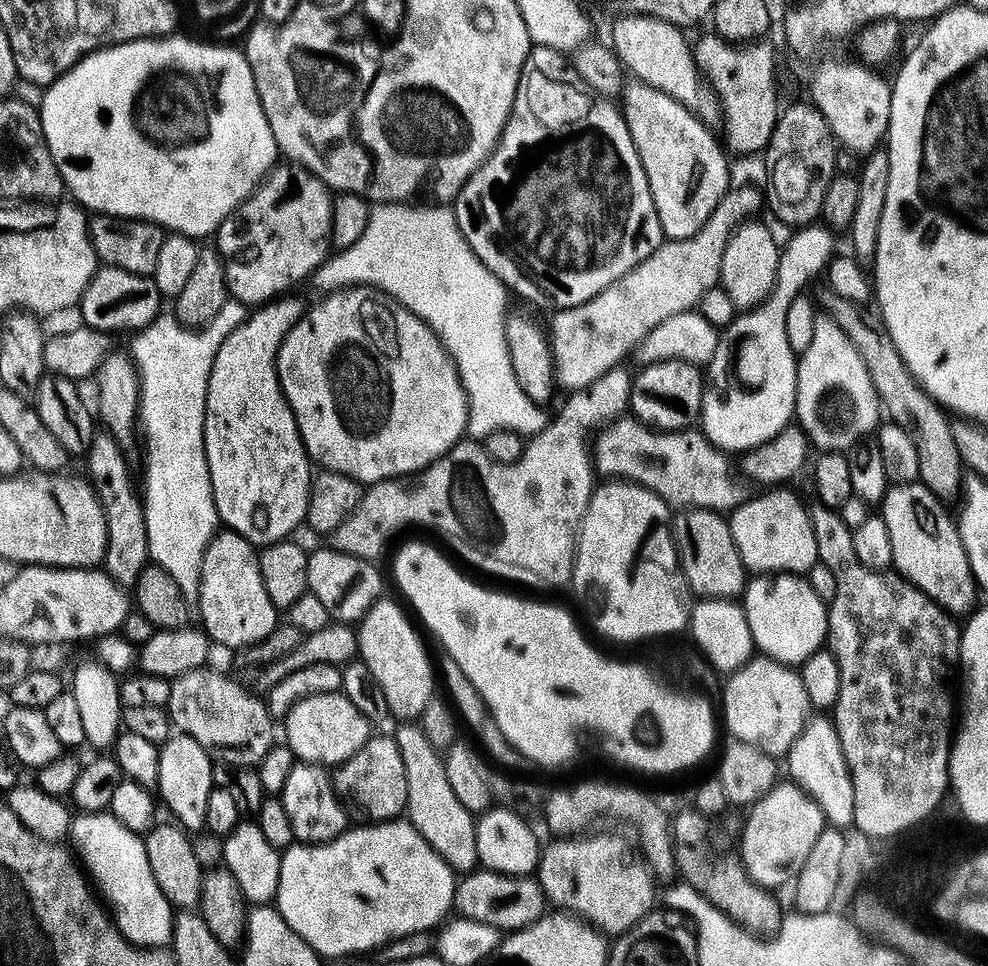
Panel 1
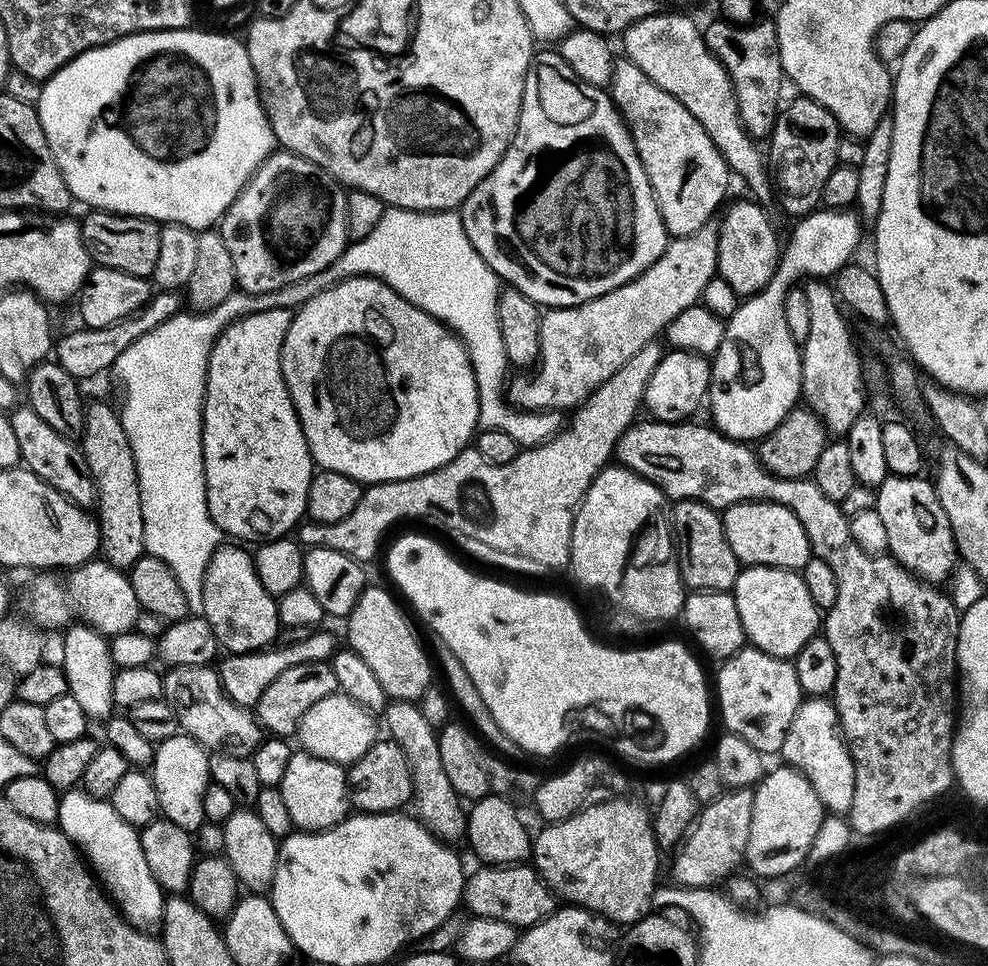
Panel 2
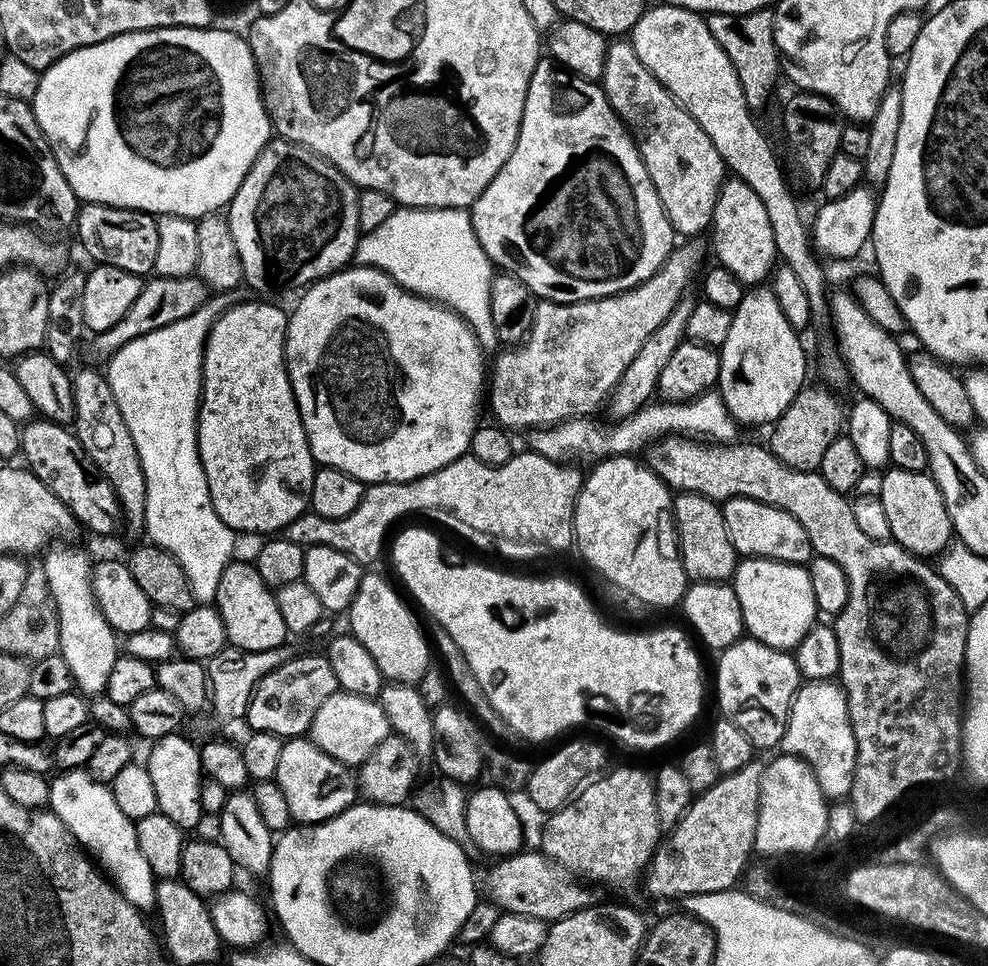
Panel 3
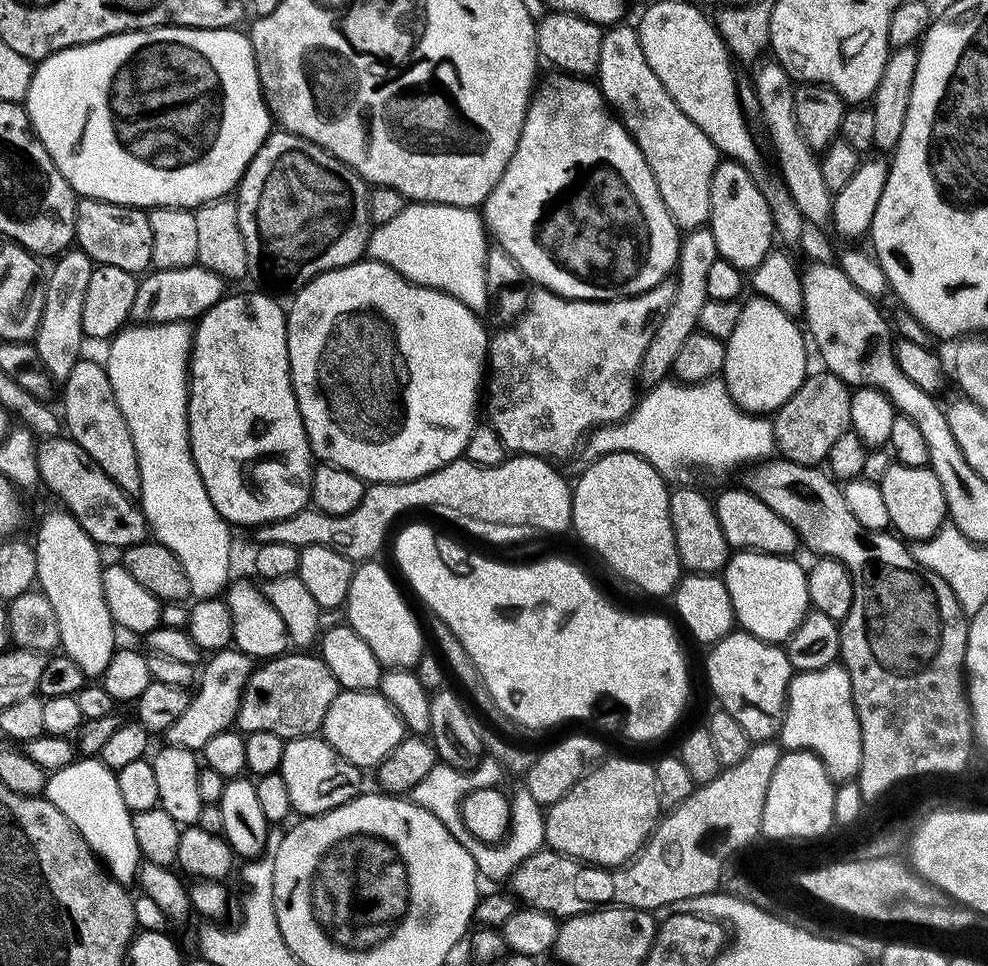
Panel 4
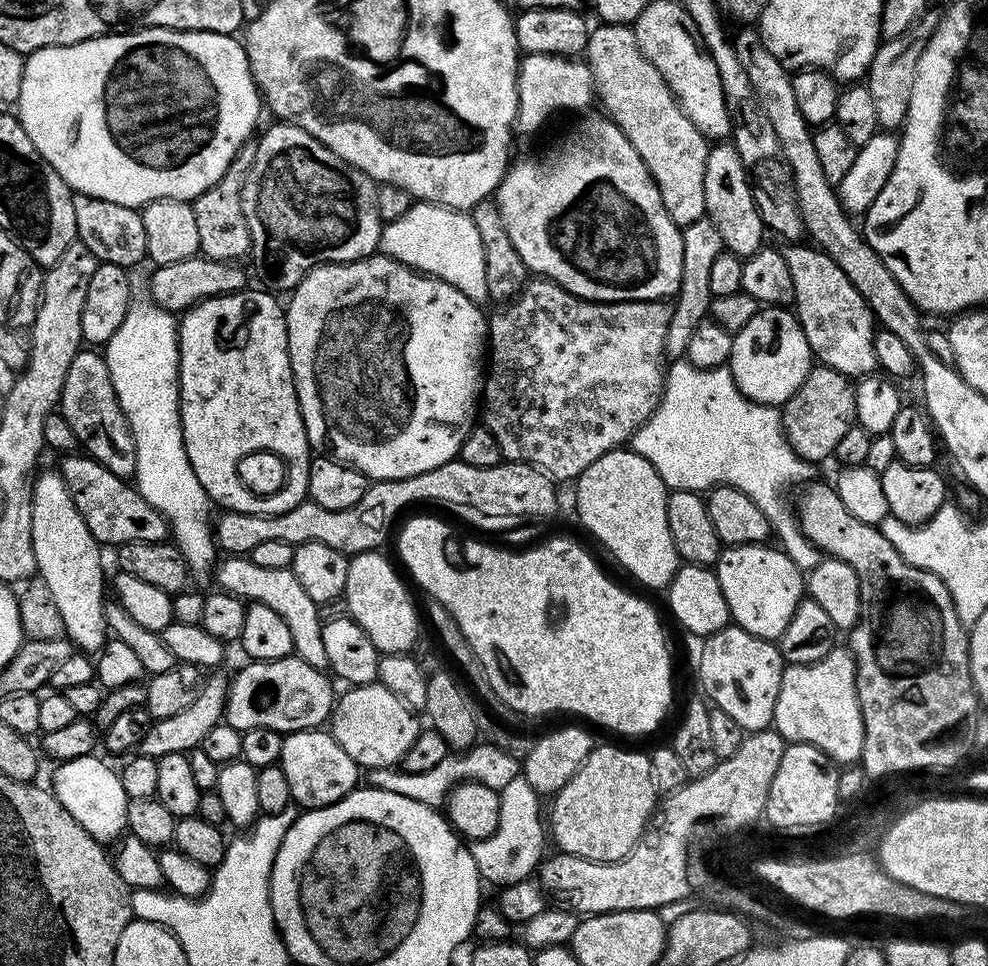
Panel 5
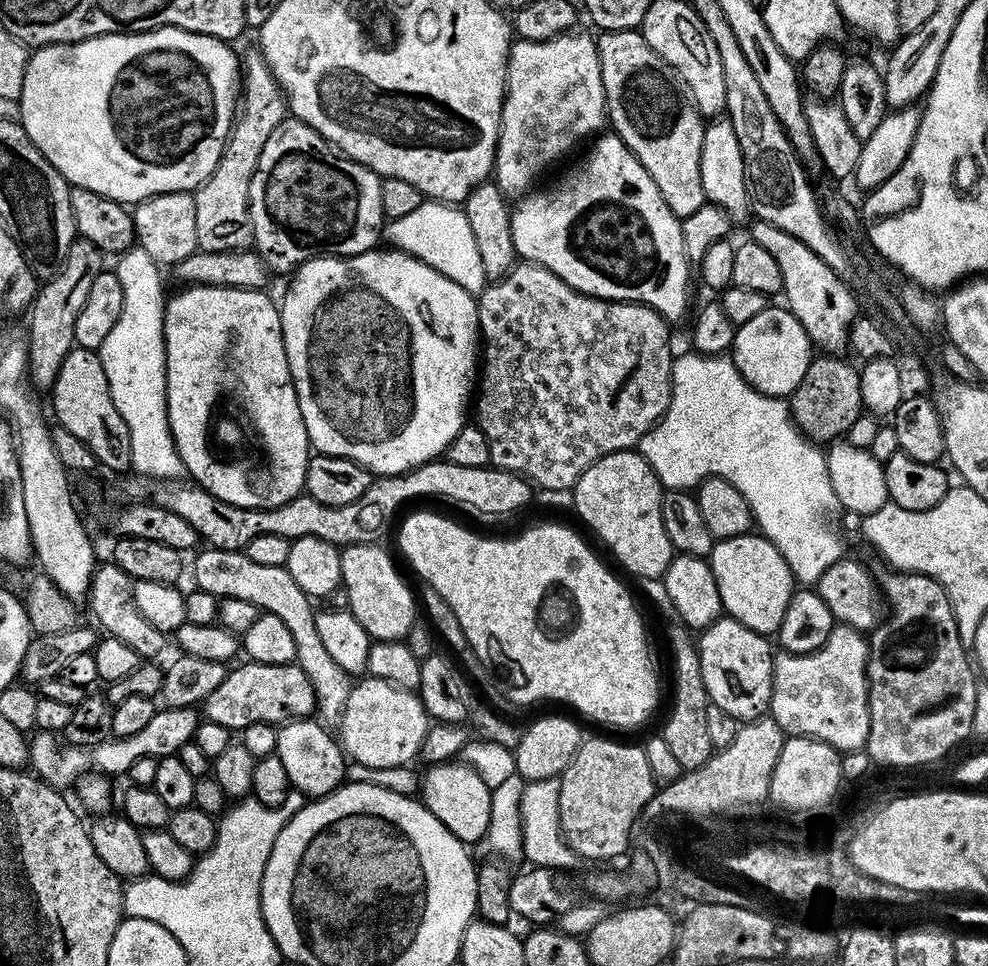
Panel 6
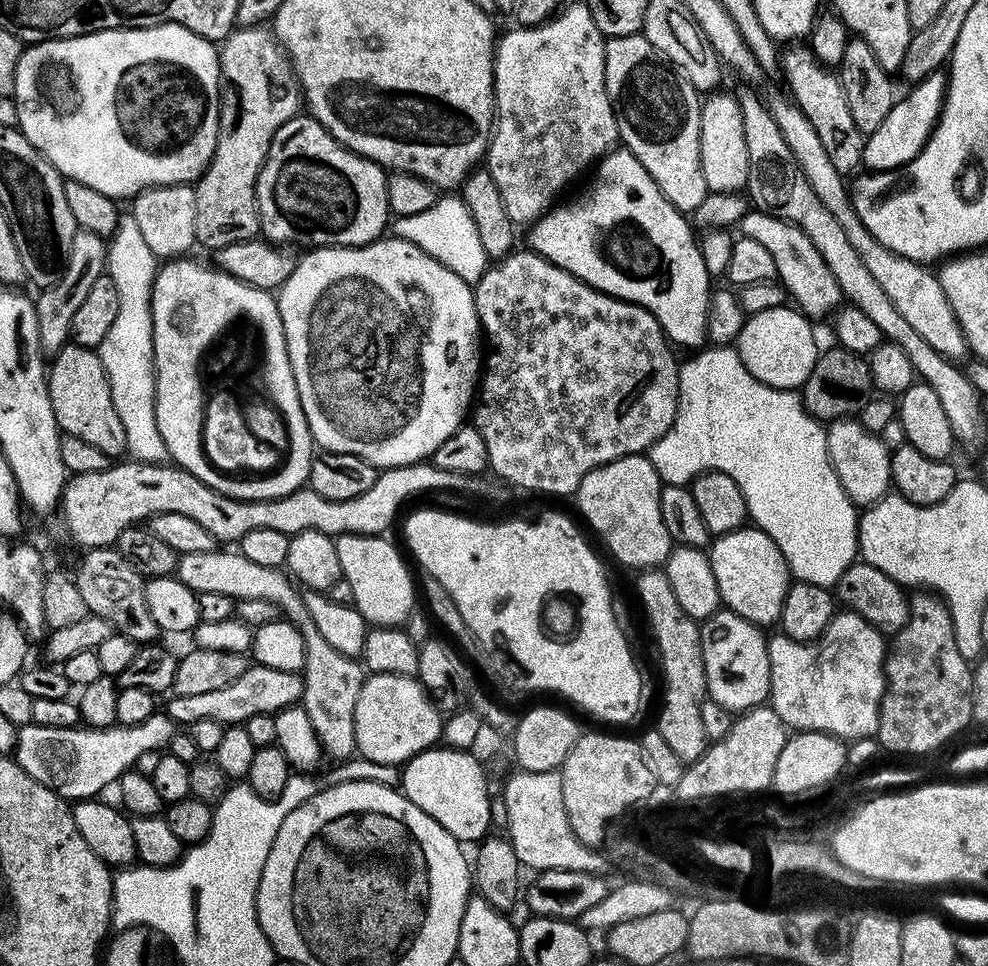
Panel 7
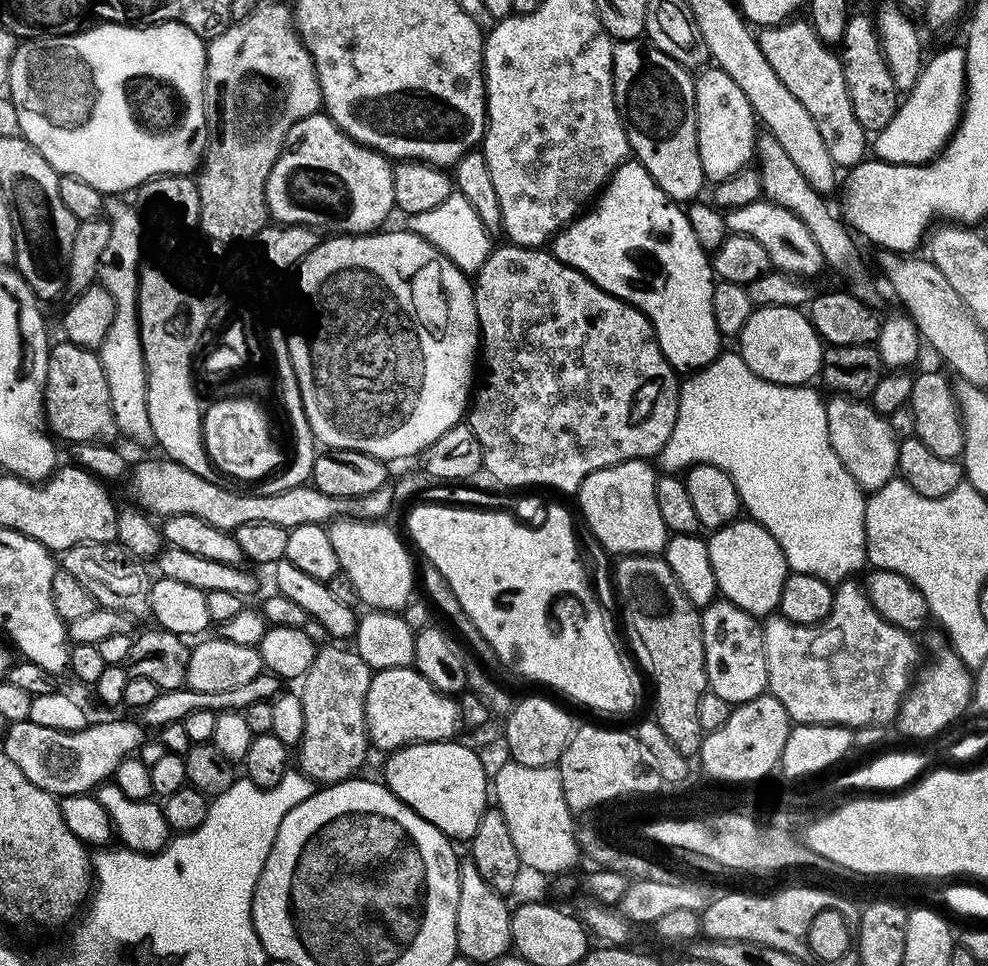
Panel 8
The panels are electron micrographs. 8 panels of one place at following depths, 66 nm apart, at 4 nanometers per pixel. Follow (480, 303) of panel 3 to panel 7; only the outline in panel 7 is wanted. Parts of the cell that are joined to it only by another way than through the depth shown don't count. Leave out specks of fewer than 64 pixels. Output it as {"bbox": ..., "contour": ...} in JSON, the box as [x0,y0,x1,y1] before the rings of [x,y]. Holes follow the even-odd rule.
{"bbox":[395,194,490,286],"contour":[[[448,194],[445,196],[448,197],[446,197],[445,200],[444,197],[437,199],[436,204],[430,206],[430,210],[422,210],[422,214],[395,217],[395,235],[399,237],[399,239],[418,246],[423,252],[430,254],[430,258],[442,262],[442,266],[454,270],[454,274],[458,274],[458,278],[462,278],[466,283],[474,286],[480,281],[486,269],[489,268],[490,261],[486,250],[482,250],[482,242],[478,239],[478,229],[474,226],[474,218],[470,218],[470,210],[466,210],[466,206],[460,201],[459,195]]]}

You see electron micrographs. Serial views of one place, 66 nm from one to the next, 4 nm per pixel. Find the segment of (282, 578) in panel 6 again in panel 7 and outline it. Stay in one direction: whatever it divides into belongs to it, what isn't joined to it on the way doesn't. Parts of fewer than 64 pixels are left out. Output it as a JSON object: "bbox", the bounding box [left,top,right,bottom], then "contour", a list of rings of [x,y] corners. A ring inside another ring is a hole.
{"bbox":[174,546,366,762],"contour":[[[220,546],[201,550],[198,554],[180,556],[174,575],[197,594],[226,594],[233,602],[246,598],[266,598],[266,602],[274,602],[280,607],[281,613],[300,631],[302,642],[306,644],[302,707],[306,714],[310,714],[310,726],[314,726],[323,755],[333,756],[332,760],[336,762],[352,759],[356,752],[354,708],[358,706],[358,694],[362,694],[366,672],[359,659],[338,654],[338,650],[322,638],[318,626],[314,626],[314,618],[310,618],[301,589],[281,569],[257,566],[240,551],[225,550]]]}

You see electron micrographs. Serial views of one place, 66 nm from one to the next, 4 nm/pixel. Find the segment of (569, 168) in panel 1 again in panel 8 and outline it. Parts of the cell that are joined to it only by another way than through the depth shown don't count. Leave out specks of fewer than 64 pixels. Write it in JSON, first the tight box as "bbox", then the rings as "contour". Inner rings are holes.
{"bbox":[550,158,722,374],"contour":[[[629,158],[623,164],[618,166],[615,174],[608,179],[604,186],[604,191],[596,197],[594,206],[589,207],[587,211],[576,217],[567,228],[564,228],[551,241],[550,251],[552,255],[557,256],[563,264],[568,264],[574,270],[578,270],[587,280],[593,280],[603,292],[609,292],[611,296],[617,296],[618,299],[632,304],[642,314],[646,314],[646,318],[654,326],[656,337],[658,338],[658,346],[662,350],[662,354],[666,354],[666,362],[670,362],[670,366],[675,368],[677,373],[691,374],[700,368],[706,367],[710,362],[714,362],[722,351],[722,337],[718,326],[714,322],[714,306],[712,305],[712,286],[714,283],[714,273],[712,271],[712,261],[709,253],[698,242],[698,238],[694,234],[694,230],[688,221],[687,211],[677,201],[671,198],[661,190],[658,182],[654,182],[654,178],[650,178],[650,174],[640,165],[639,160]]]}

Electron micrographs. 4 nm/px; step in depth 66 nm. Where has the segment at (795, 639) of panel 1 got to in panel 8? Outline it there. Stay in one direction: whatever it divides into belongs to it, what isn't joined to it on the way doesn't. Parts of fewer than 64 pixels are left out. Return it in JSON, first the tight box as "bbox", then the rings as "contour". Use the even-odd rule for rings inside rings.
{"bbox":[707,518,790,617],"contour":[[[737,518],[725,528],[715,529],[707,542],[719,595],[751,616],[771,617],[779,609],[782,586],[790,574],[778,542],[751,518]]]}

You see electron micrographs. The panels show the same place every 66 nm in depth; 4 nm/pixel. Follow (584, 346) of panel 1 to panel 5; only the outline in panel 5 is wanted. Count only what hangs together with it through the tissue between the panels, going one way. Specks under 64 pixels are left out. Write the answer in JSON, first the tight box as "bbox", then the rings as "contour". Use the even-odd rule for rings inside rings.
{"bbox":[482,278,672,482],"contour":[[[532,278],[525,283],[524,287],[516,293],[515,297],[503,306],[497,307],[493,316],[487,317],[488,334],[486,337],[486,371],[482,376],[482,416],[484,412],[483,427],[490,430],[490,434],[494,434],[494,438],[498,438],[498,450],[501,457],[505,461],[515,462],[517,464],[530,464],[533,468],[544,473],[545,476],[553,481],[561,482],[560,480],[575,481],[576,477],[581,476],[587,468],[594,462],[598,462],[598,458],[602,458],[607,452],[619,449],[621,446],[627,445],[635,432],[650,418],[650,414],[654,414],[654,410],[660,401],[660,395],[664,393],[664,374],[666,371],[666,343],[668,340],[668,327],[670,326],[670,318],[672,317],[672,304],[664,300],[618,300],[615,302],[601,302],[598,300],[584,300],[580,296],[570,294],[562,286],[558,286],[552,280],[543,278]]]}

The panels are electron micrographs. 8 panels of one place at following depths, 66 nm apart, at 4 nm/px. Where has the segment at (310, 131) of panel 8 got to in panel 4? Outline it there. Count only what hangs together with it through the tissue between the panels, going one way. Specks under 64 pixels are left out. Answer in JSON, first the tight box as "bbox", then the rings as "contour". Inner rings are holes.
{"bbox":[234,132,374,294],"contour":[[[269,132],[248,164],[234,196],[238,230],[242,230],[246,242],[249,269],[257,268],[264,276],[284,276],[285,290],[295,294],[323,272],[356,263],[367,253],[368,238],[374,227],[368,209],[369,191],[369,185],[355,170],[322,146],[293,132]],[[320,164],[328,164],[328,172]]]}

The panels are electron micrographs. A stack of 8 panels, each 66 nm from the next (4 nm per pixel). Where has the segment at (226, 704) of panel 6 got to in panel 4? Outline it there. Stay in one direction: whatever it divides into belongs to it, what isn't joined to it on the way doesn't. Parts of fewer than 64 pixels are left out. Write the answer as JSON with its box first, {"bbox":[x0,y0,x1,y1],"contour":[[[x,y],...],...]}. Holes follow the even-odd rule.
{"bbox":[235,650,341,742],"contour":[[[292,650],[283,656],[273,656],[253,667],[252,677],[244,687],[235,727],[244,734],[273,732],[285,742],[296,736],[319,733],[324,726],[326,710],[330,710],[330,702],[334,702],[341,690],[334,674],[330,674],[330,666],[326,666],[319,655]]]}

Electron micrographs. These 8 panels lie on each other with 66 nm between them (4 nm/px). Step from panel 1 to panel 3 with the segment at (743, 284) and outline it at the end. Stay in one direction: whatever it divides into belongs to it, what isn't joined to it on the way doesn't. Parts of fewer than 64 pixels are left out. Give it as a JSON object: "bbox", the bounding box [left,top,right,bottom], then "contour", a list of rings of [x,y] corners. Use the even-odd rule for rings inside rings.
{"bbox":[710,178,778,286],"contour":[[[728,178],[720,185],[720,193],[716,195],[716,205],[710,225],[711,232],[712,248],[716,251],[715,263],[719,267],[730,270],[730,274],[734,274],[734,278],[738,278],[738,282],[746,286],[760,286],[769,279],[778,260],[774,246],[774,234],[770,231],[770,217],[766,215],[766,206],[762,206],[758,194],[754,194],[754,190],[746,186],[746,182],[738,178]]]}

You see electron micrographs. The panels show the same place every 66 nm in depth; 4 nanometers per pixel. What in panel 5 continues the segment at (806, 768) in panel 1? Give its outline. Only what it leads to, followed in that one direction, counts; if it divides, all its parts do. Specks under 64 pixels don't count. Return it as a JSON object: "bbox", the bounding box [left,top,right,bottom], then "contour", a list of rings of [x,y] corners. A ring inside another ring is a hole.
{"bbox":[774,646,864,765],"contour":[[[837,646],[813,664],[789,664],[782,674],[774,731],[788,744],[809,744],[822,750],[837,765],[855,765],[862,754],[864,727],[858,706],[856,660],[847,647]]]}

